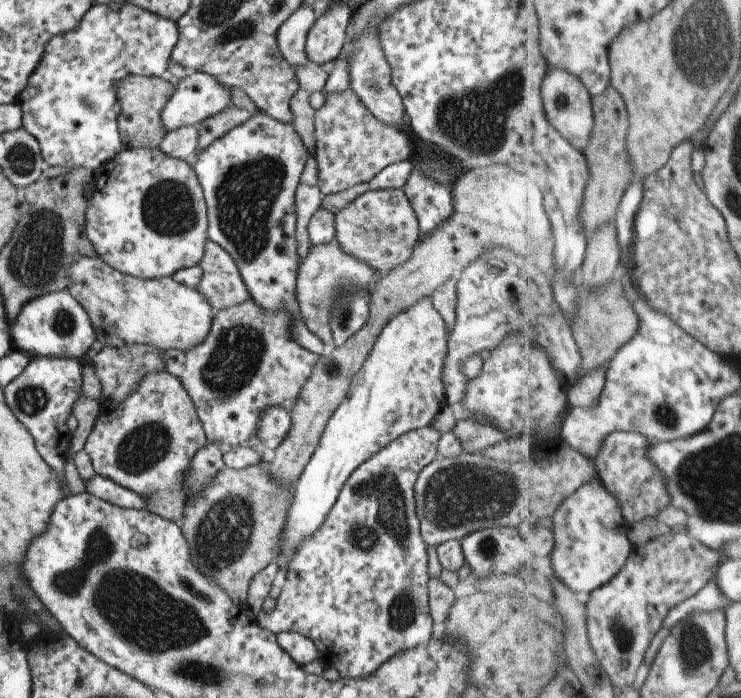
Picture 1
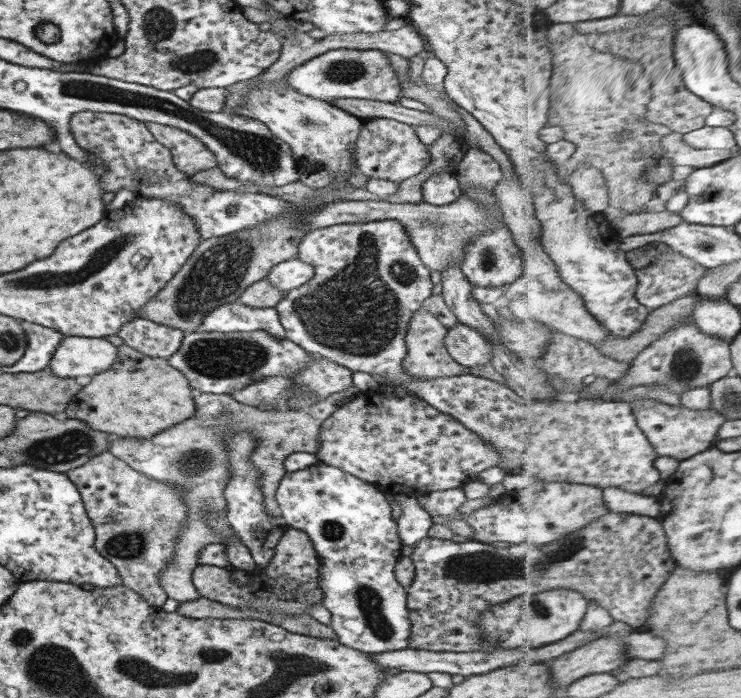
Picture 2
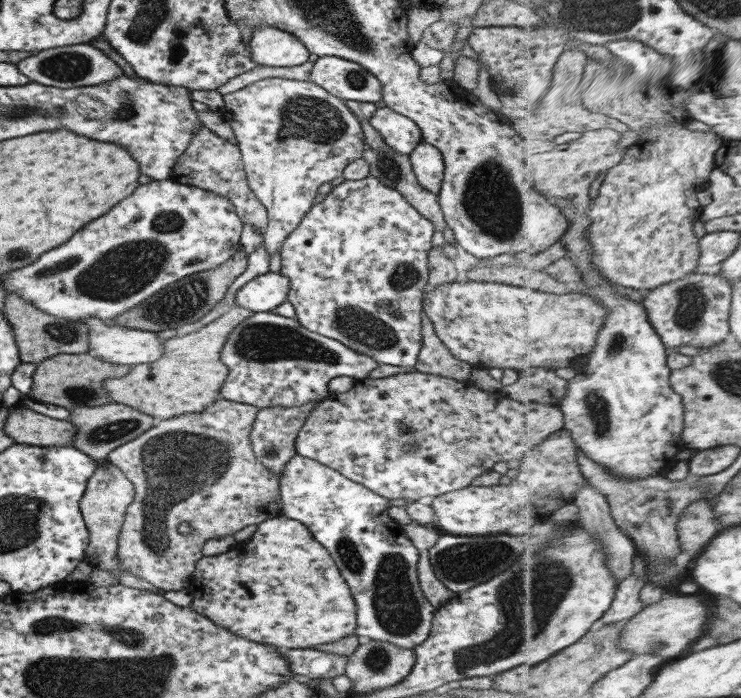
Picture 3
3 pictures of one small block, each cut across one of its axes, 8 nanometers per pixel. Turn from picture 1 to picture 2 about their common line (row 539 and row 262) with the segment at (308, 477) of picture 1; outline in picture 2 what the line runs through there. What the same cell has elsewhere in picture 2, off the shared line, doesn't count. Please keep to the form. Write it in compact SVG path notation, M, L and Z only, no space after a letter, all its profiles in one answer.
M293 258L272 267L267 279L281 291L292 291L306 284L312 276L314 276L312 264Z

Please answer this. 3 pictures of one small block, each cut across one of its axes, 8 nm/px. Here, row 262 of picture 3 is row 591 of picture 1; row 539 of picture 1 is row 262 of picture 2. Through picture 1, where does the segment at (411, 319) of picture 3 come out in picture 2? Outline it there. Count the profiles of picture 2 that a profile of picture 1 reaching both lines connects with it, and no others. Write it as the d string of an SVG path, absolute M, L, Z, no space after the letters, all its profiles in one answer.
M380 220L377 222L370 222L367 224L336 224L330 227L320 228L311 230L310 233L306 234L302 240L300 240L299 254L297 259L307 264L312 264L314 267L314 276L298 288L289 291L288 295L282 299L276 306L275 309L279 314L279 320L281 326L286 332L286 339L292 340L294 344L298 344L300 348L304 348L316 356L324 357L336 364L340 364L352 372L369 372L373 376L384 377L384 381L388 381L387 386L398 386L412 391L412 394L426 400L430 406L440 410L442 414L448 414L452 418L458 420L458 422L464 424L468 430L472 430L474 434L478 434L484 442L492 444L496 448L496 452L500 454L500 466L499 468L504 470L506 473L512 473L514 475L543 478L551 482L574 482L576 484L590 484L590 486L598 486L606 490L606 488L620 488L626 492L635 492L636 494L643 494L654 484L658 484L662 480L662 472L658 470L656 461L658 461L658 452L654 448L654 444L648 434L644 432L644 429L639 425L638 417L634 412L634 403L626 401L606 401L602 399L570 399L564 397L557 397L556 401L540 401L536 397L522 397L512 390L505 383L499 383L495 380L485 379L481 376L474 376L473 374L461 374L460 376L451 377L435 377L435 378L419 378L416 376L410 376L406 373L406 370L402 368L402 361L406 359L406 337L407 329L409 328L410 320L413 318L415 313L421 308L422 303L432 295L432 280L430 280L430 271L424 267L424 264L420 261L418 252L410 236L408 236L405 227L397 222L396 220Z

